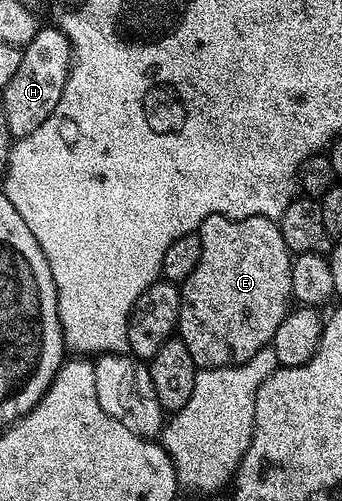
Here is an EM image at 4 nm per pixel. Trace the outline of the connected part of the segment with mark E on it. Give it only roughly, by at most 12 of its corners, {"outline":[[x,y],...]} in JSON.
{"outline":[[269,217],[202,221],[177,337],[199,369],[268,348],[293,309]]}

